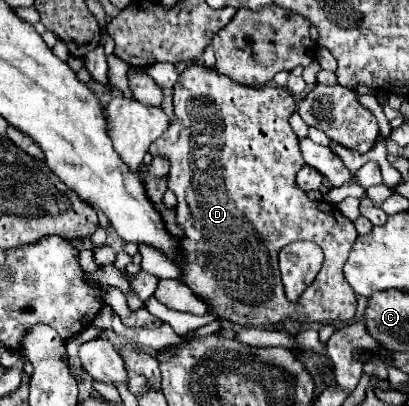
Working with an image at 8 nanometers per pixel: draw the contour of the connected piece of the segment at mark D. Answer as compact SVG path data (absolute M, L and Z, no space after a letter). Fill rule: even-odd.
M192 62L186 66L186 70L178 76L178 82L174 86L174 114L176 120L170 122L168 130L150 146L150 154L156 156L166 156L170 160L170 182L168 188L176 192L178 196L178 224L184 228L184 236L182 236L182 248L184 248L184 256L186 256L186 268L184 268L184 280L186 284L192 288L192 292L196 292L198 296L206 298L212 308L214 314L220 318L226 318L234 324L246 324L246 326L268 326L268 324L276 324L276 322L284 322L284 320L298 320L298 322L348 322L354 318L356 314L356 294L352 290L352 286L348 286L346 276L344 276L344 264L348 260L350 248L356 242L358 234L354 224L342 216L342 212L334 206L334 208L320 208L320 202L314 202L306 196L304 190L300 190L296 186L296 174L298 170L304 166L304 158L302 152L298 148L298 136L294 134L292 126L290 126L290 116L296 112L296 102L294 96L286 90L286 88L276 88L276 86L262 86L262 88L250 88L250 86L240 86L234 80L230 80L228 76L216 72L214 68L206 68L198 62ZM298 240L310 240L314 244L318 244L324 252L324 264L322 270L318 272L316 280L312 282L312 288L308 288L302 296L298 304L292 304L286 300L284 296L284 288L282 288L282 280L278 274L278 252L288 244L288 242L298 242Z

